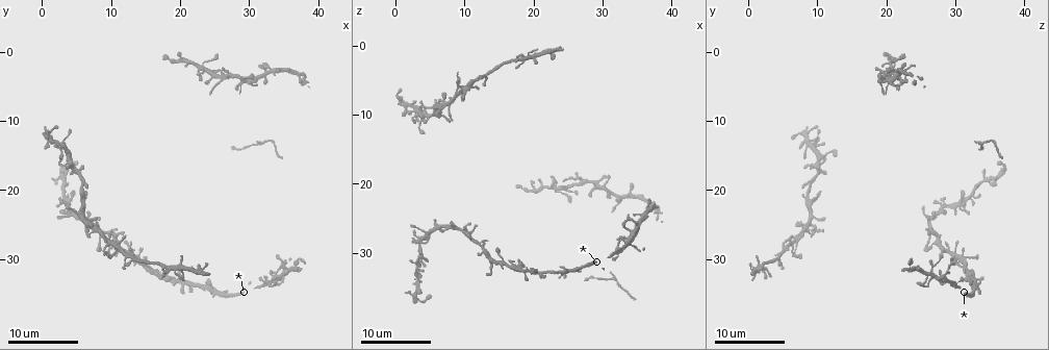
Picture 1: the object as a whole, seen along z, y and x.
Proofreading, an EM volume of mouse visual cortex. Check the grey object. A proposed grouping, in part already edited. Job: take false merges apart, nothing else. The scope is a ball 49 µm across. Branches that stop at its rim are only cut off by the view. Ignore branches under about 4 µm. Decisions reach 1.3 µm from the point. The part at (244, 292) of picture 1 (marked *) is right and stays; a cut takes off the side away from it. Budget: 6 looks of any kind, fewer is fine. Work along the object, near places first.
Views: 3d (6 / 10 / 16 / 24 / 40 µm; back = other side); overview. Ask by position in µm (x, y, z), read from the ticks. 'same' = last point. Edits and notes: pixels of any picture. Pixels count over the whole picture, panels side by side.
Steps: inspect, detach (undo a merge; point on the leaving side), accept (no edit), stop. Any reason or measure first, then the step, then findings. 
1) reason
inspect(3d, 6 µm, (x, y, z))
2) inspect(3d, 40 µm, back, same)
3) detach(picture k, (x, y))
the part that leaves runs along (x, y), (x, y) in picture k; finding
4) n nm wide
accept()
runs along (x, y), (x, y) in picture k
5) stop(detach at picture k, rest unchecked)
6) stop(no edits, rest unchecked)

four-way junction
inspect(3d, 24 µm, (27.0, 3.0, 19.0))

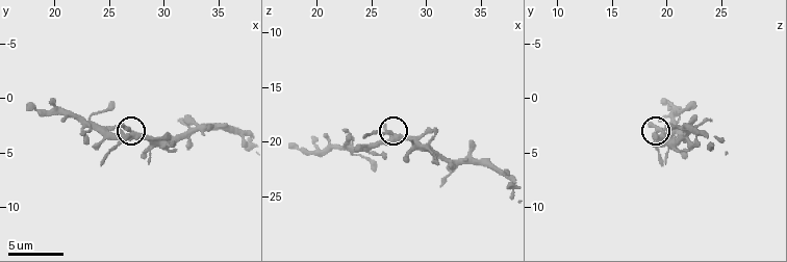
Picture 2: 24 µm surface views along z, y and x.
inspect(3d, 10 µm, (26.8, 3.0, 19.4))

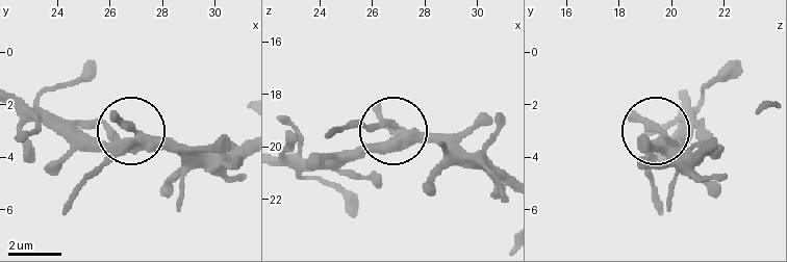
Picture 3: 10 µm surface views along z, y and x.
390 nm wide
accept()
all the same cell

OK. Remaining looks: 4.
arms part here
inspect(3d, 16 µm, (6.0, 24.5, 9.0))

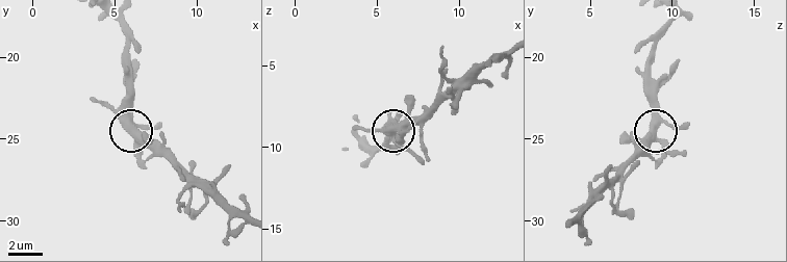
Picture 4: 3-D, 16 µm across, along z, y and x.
inspect(3d, 10 µm, (5.8, 24.2, 8.9))

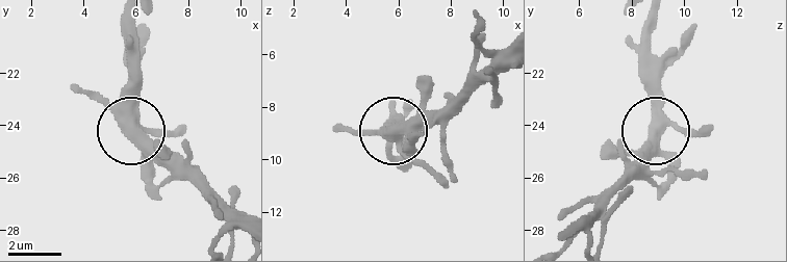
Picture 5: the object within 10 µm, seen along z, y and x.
side arm 17 µm
accept()
continuous, no second cell

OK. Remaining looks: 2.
stop(no edits, rest unchecked)

